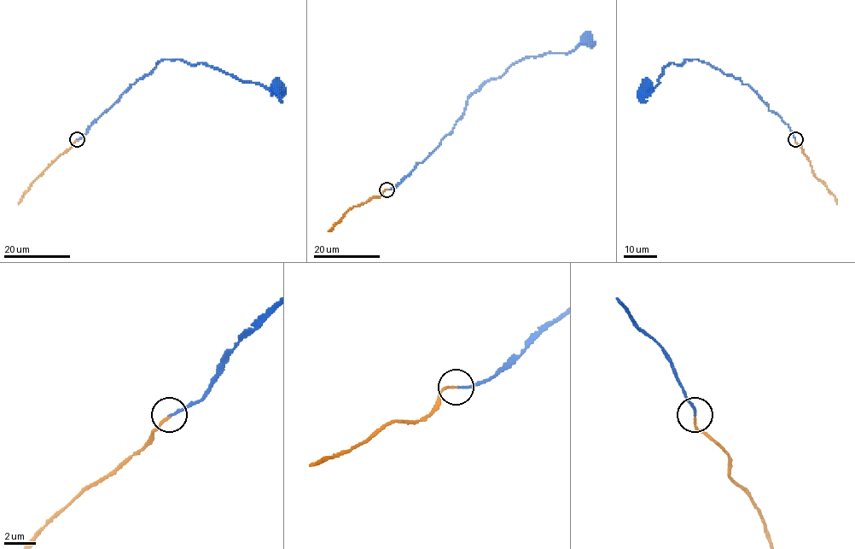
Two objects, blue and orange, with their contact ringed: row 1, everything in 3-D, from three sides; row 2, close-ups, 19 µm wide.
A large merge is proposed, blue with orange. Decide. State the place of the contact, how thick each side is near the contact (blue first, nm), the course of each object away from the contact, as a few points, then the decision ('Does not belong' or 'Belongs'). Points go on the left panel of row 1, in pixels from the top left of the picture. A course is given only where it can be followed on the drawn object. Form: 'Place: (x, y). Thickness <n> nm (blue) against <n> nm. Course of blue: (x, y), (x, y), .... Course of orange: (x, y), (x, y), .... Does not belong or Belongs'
Place: (77, 139). Thickness 140 nm (blue) against 140 nm. Course of blue: (77, 139), (131, 84), (164, 60), (201, 63), (244, 81), (276, 89). Course of orange: (77, 140), (40, 174), (18, 203). Belongs

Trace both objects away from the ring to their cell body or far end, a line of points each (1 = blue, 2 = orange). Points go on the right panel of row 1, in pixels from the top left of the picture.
1: (795, 139), (789, 127), (752, 88), (698, 60), (671, 63), (659, 83), (646, 89)
2: (795, 140), (802, 148), (814, 174), (825, 185), (837, 203)

